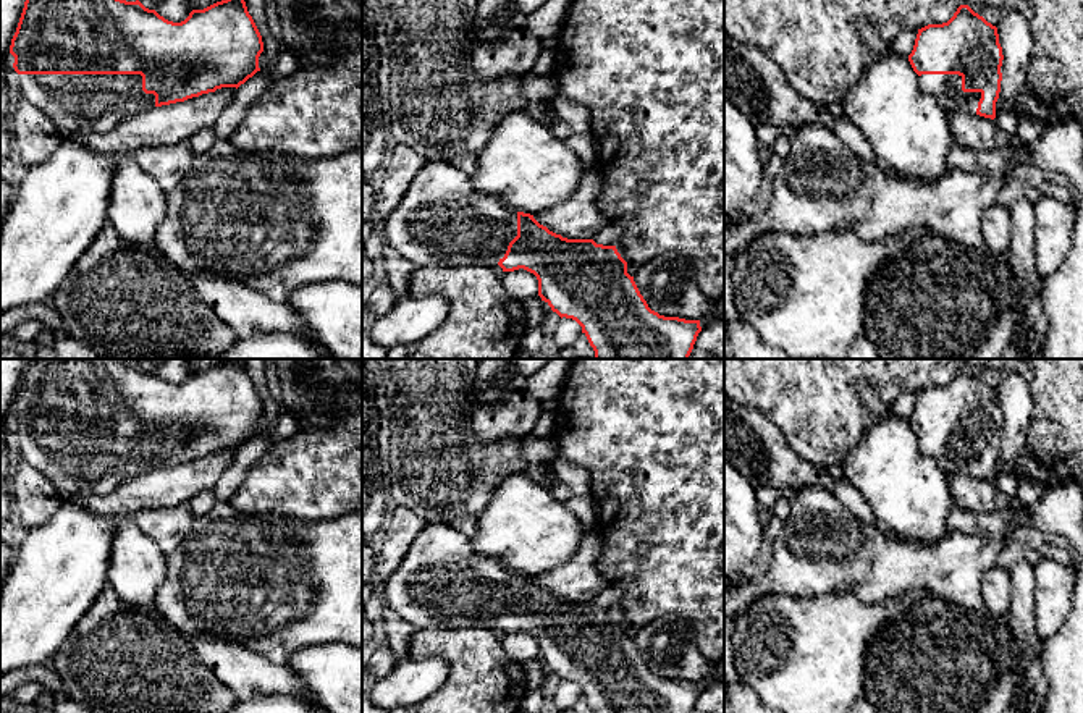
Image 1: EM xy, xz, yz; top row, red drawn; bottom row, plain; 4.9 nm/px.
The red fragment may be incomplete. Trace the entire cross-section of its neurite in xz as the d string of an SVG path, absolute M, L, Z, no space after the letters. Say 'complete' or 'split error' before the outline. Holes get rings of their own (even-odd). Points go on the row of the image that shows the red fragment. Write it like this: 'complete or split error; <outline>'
split error; M428 160L419 170L415 178L409 183L406 194L401 197L398 207L383 220L383 238L409 262L419 267L461 267L461 265L499 265L503 272L514 272L524 268L533 273L538 280L538 296L545 301L553 312L561 319L572 319L582 327L582 333L587 336L590 346L595 351L595 359L689 359L698 333L702 331L700 320L685 320L679 317L664 317L651 310L640 294L634 276L627 273L627 262L621 257L616 246L596 244L593 239L567 239L561 234L550 231L540 225L533 215L516 212L498 197L485 196L472 188L470 176L451 165L449 162Z

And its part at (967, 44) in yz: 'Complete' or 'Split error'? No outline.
Split error

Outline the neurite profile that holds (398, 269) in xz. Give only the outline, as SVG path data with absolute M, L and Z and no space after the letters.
M385 238L380 260L396 299L407 296L409 280L420 267L402 257Z

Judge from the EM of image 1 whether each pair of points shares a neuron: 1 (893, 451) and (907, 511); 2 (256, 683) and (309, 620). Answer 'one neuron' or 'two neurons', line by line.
1: one neuron
2: two neurons

